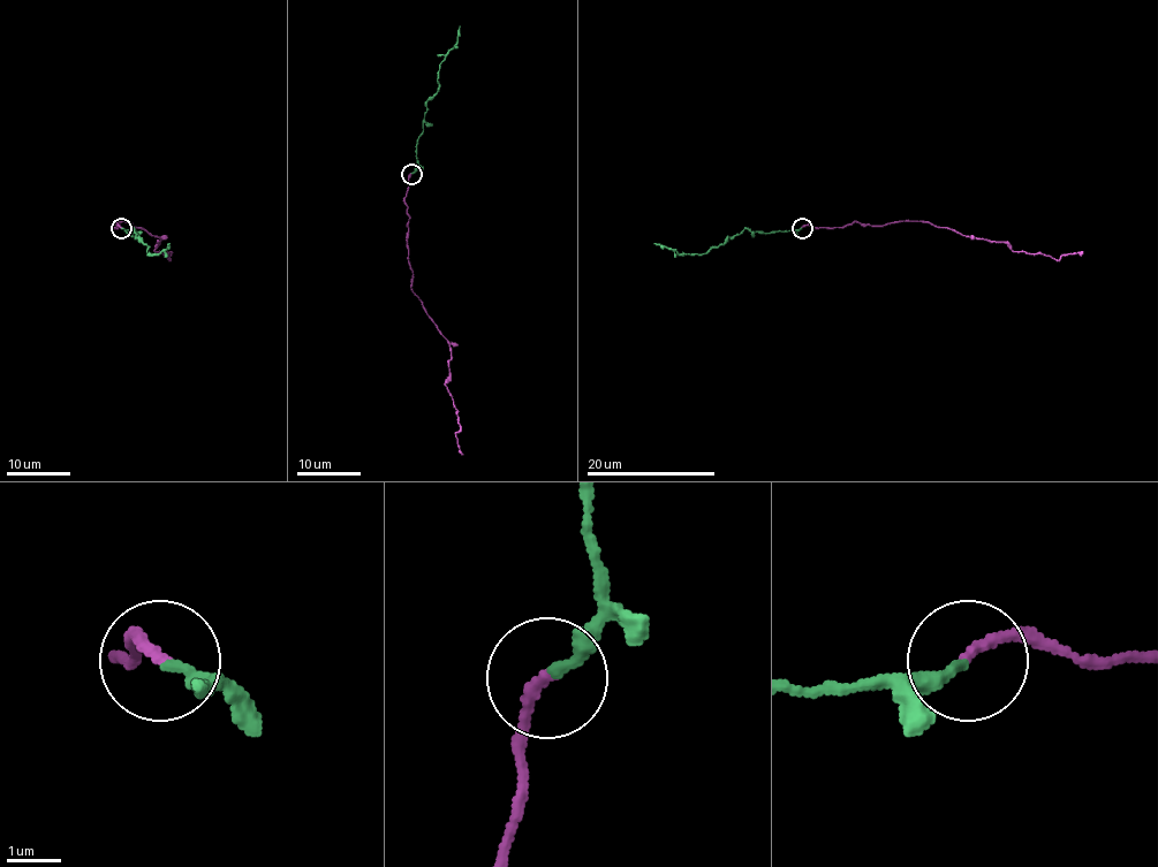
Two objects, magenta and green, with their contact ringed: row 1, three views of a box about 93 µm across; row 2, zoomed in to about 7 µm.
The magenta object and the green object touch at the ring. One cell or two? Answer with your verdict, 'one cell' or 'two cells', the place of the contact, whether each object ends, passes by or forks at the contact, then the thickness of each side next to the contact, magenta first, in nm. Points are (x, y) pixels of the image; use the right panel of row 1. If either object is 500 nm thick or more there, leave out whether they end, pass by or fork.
two cells; place (802, 228); magenta ends; green ends; calibres 220 and 220 nm

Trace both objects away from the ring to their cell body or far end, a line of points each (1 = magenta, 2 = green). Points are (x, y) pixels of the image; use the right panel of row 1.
1: (801, 228), (928, 221), (1058, 260), (1082, 252)
2: (801, 228), (764, 233), (746, 228), (703, 253), (678, 253), (653, 243)

